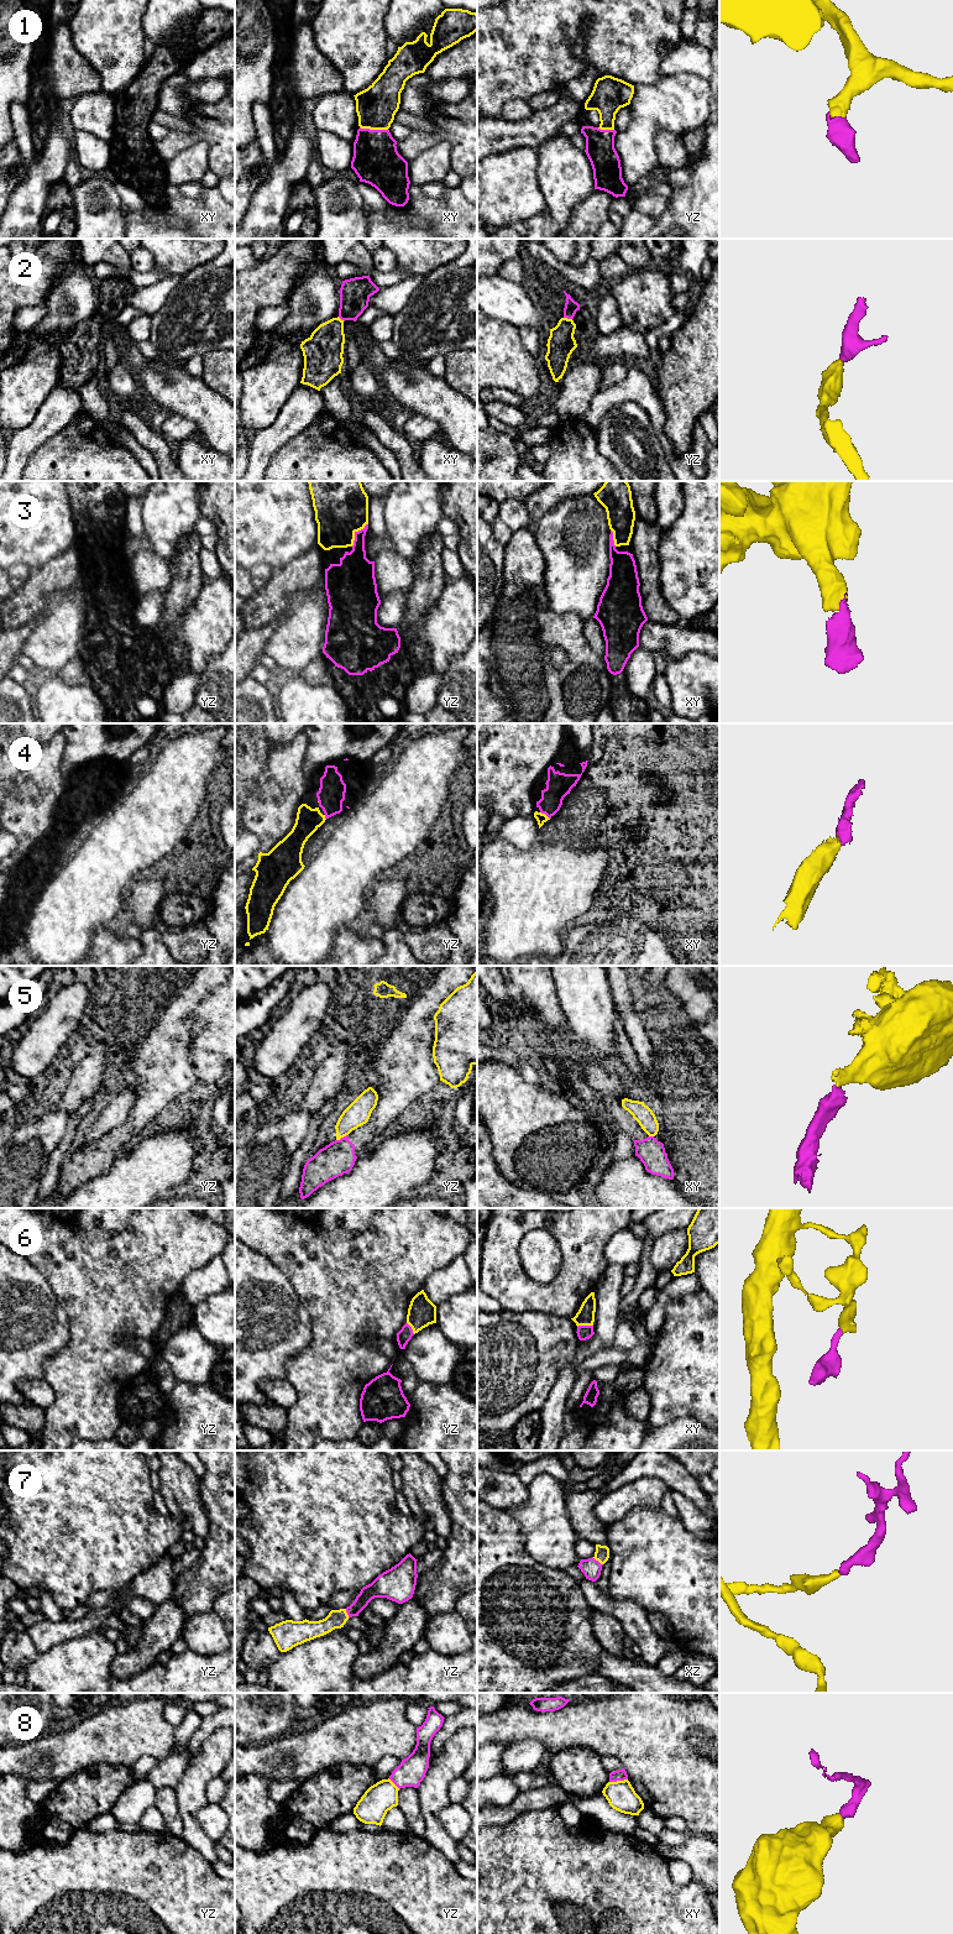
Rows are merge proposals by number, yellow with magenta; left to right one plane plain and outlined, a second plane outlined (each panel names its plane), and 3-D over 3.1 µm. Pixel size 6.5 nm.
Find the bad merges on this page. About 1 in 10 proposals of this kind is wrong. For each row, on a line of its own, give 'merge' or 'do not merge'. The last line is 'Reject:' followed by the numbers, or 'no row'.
1: merge
2: merge
3: merge
4: merge
5: do not merge
6: merge
7: merge
8: do not merge
Reject: 5, 8

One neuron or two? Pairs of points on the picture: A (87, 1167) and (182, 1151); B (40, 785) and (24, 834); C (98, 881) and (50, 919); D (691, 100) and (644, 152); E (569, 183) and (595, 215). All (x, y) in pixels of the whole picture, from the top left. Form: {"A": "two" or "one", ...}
{"A": "two", "B": "one", "C": "one", "D": "one", "E": "two"}

